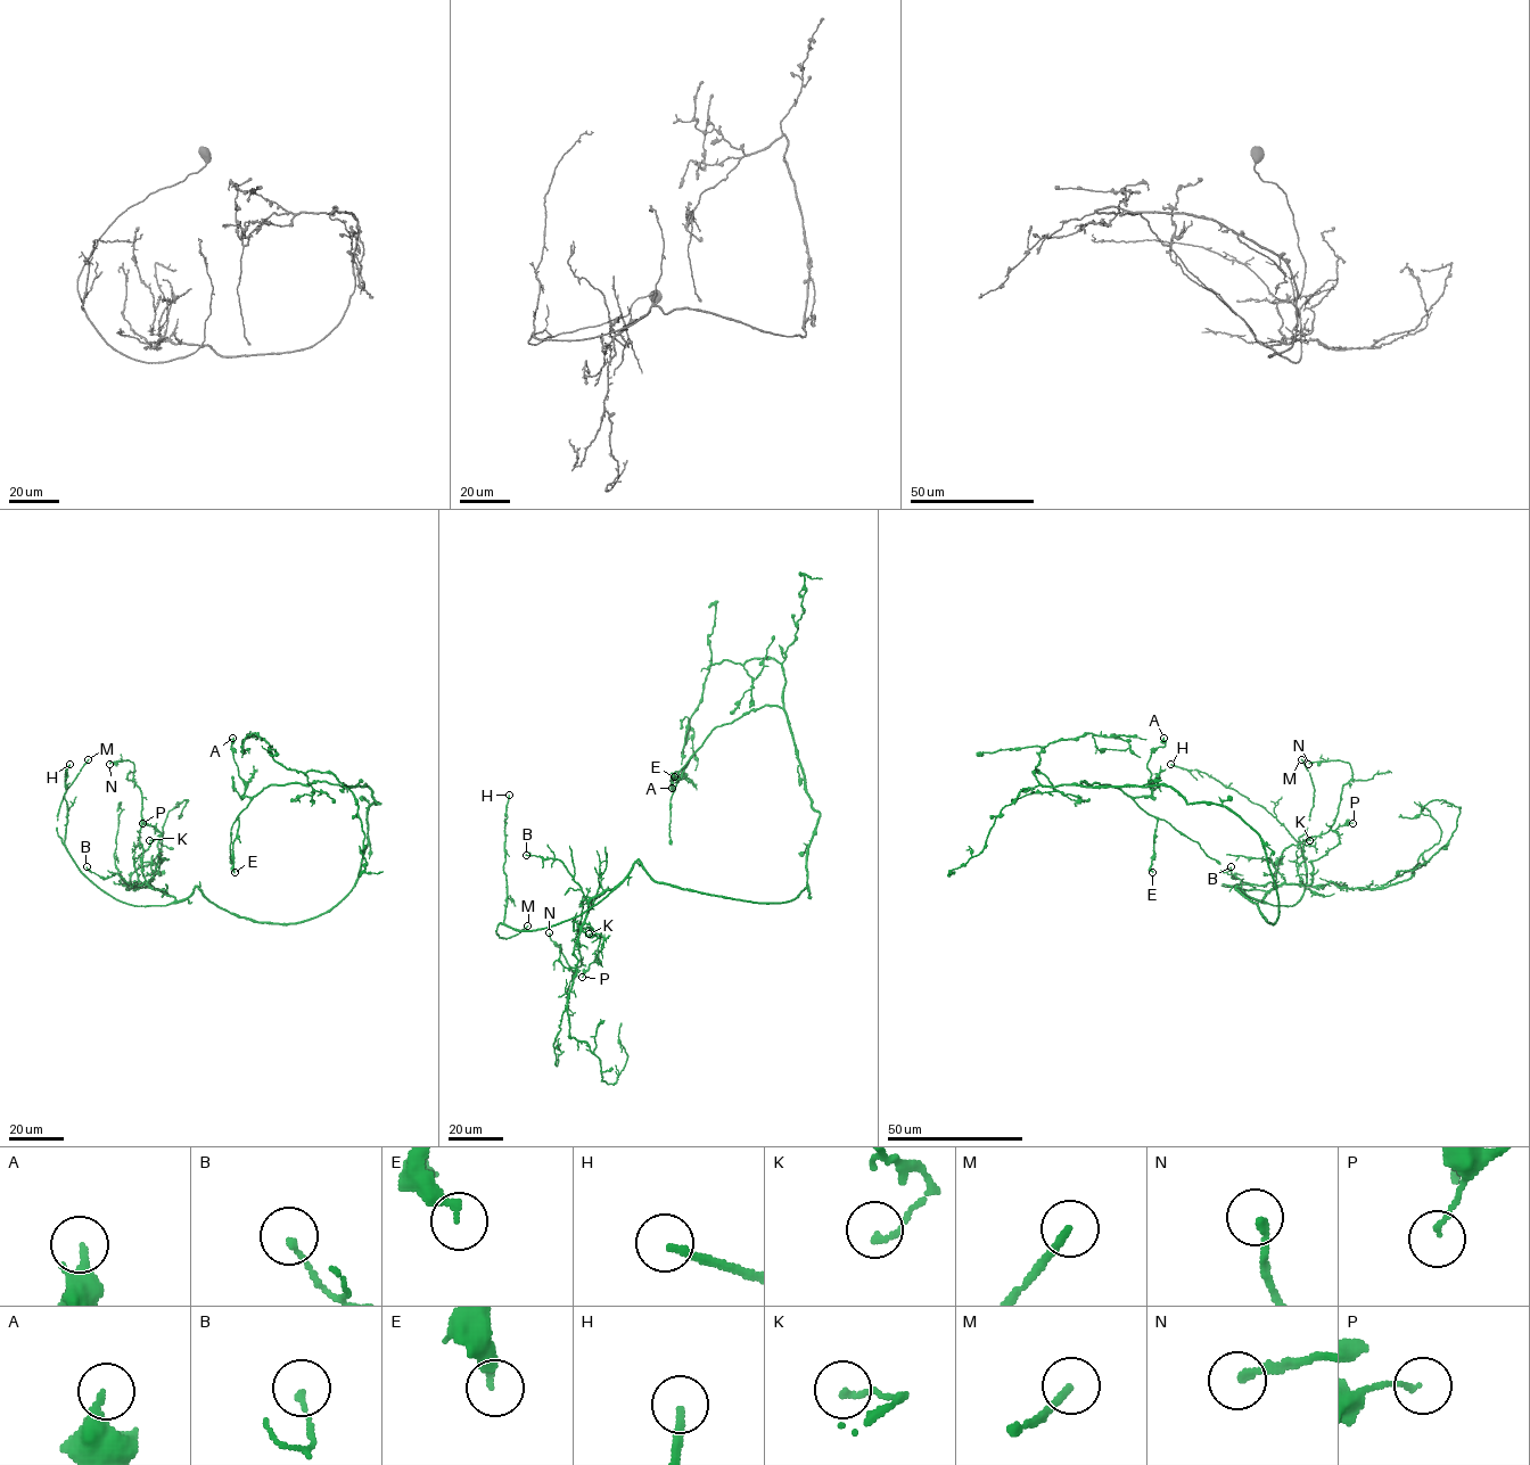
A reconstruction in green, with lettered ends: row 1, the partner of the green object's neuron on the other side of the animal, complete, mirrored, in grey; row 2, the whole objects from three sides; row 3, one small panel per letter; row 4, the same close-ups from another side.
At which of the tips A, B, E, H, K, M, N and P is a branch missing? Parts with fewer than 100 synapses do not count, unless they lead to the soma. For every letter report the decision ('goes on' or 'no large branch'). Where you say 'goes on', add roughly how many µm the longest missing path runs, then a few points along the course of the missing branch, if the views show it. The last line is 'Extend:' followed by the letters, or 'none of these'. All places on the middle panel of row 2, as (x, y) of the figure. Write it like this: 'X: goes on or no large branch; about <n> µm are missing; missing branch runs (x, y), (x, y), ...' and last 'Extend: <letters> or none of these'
A: no large branch
B: no large branch
E: no large branch
H: no large branch
K: no large branch
M: goes on; about 70 µm are missing; missing branch runs (527, 926), (545, 914), (594, 911), (631, 895), (636, 886), (650, 883), (648, 887)
N: no large branch
P: no large branch
Extend: M

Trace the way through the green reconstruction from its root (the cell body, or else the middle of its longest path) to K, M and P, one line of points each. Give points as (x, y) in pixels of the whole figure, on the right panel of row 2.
K: (1278, 906), (1269, 923), (1235, 887), (1261, 900), (1272, 889), (1300, 883), (1309, 840)
M: (1278, 906), (1269, 923), (1235, 887), (1272, 905), (1293, 905), (1304, 894), (1299, 838), (1314, 787), (1301, 759)
P: (1278, 906), (1269, 923), (1235, 887), (1261, 900), (1283, 883), (1310, 883), (1311, 862), (1352, 823)

